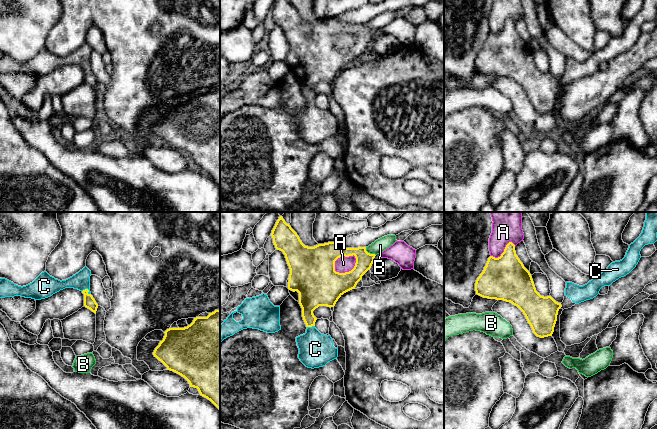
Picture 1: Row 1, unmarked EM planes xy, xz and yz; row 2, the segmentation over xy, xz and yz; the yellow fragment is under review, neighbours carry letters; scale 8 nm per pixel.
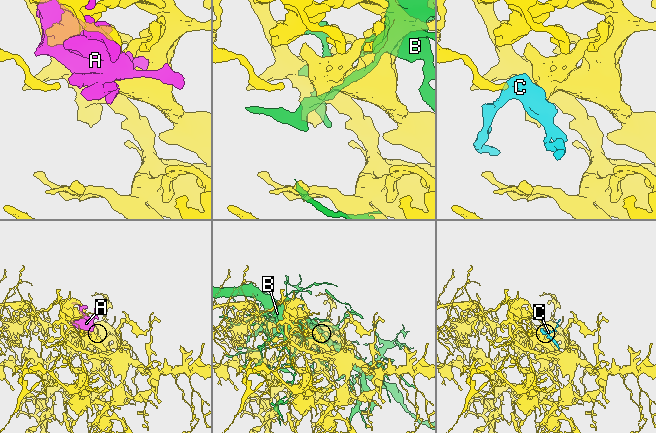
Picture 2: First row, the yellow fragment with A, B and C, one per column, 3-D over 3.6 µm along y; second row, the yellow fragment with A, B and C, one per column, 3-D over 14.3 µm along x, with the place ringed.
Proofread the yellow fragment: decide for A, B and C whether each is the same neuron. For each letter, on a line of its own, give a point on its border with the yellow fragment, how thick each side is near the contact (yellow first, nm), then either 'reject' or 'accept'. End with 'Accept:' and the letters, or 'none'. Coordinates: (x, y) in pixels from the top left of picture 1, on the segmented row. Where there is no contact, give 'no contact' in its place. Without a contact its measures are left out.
A: xz (340, 256) | 360/130 nm | reject
B: xz (369, 253) | 140/100 nm | reject
C: xy (87, 289) | 100/140 nm | accept
Accept: C

